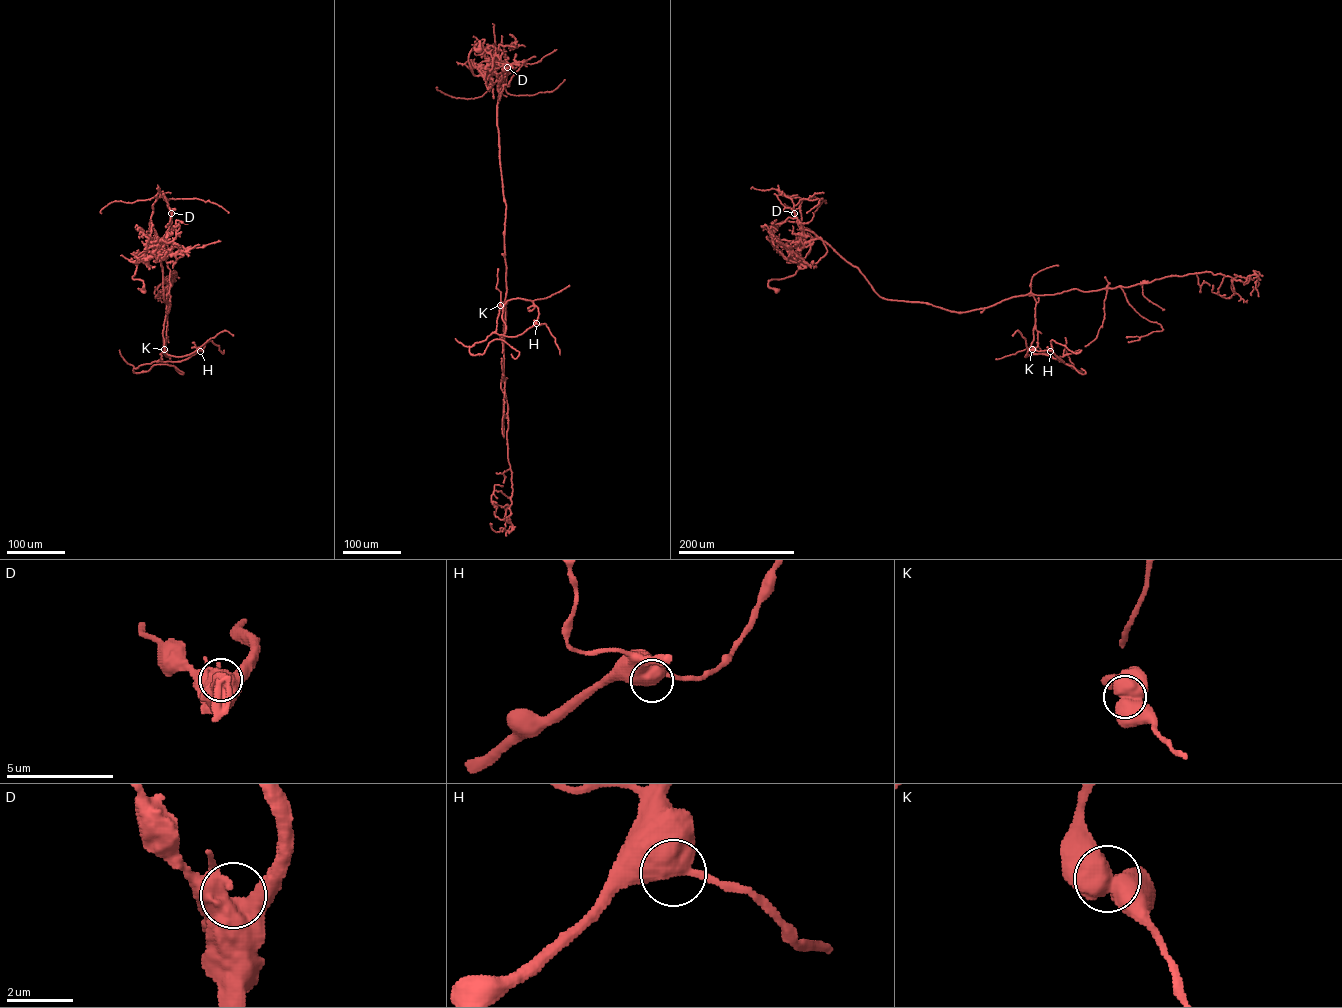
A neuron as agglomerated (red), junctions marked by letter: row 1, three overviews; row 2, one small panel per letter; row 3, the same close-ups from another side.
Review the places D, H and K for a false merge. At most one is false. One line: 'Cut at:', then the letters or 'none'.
Cut at: K

